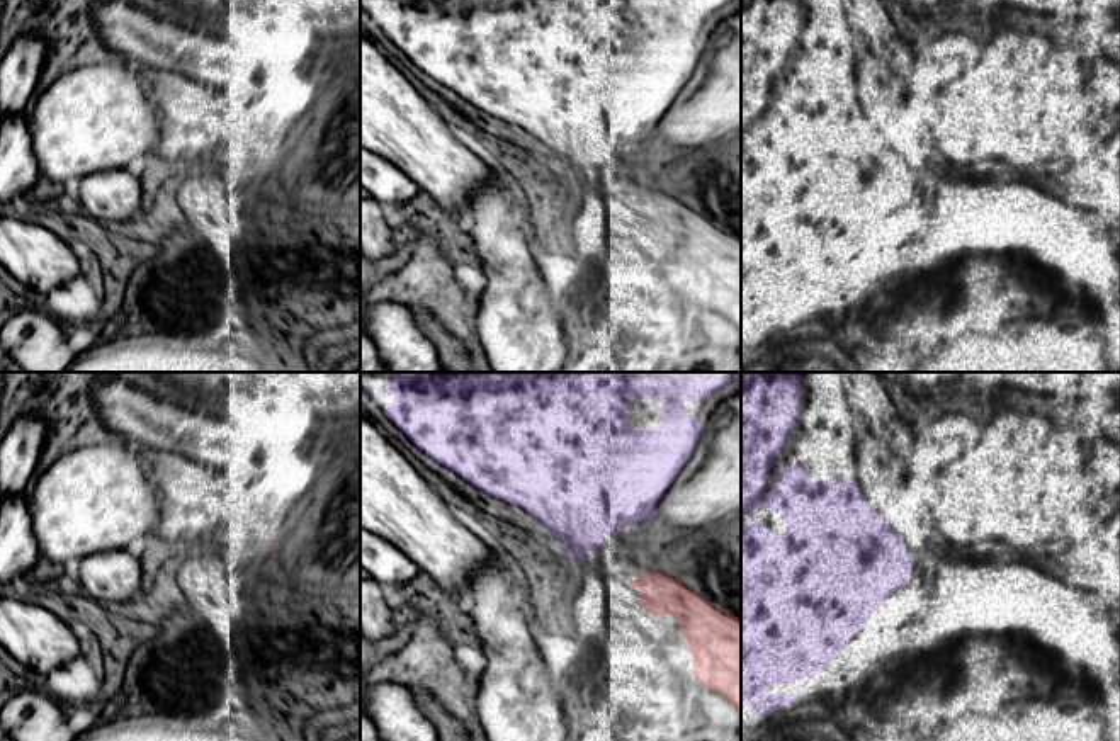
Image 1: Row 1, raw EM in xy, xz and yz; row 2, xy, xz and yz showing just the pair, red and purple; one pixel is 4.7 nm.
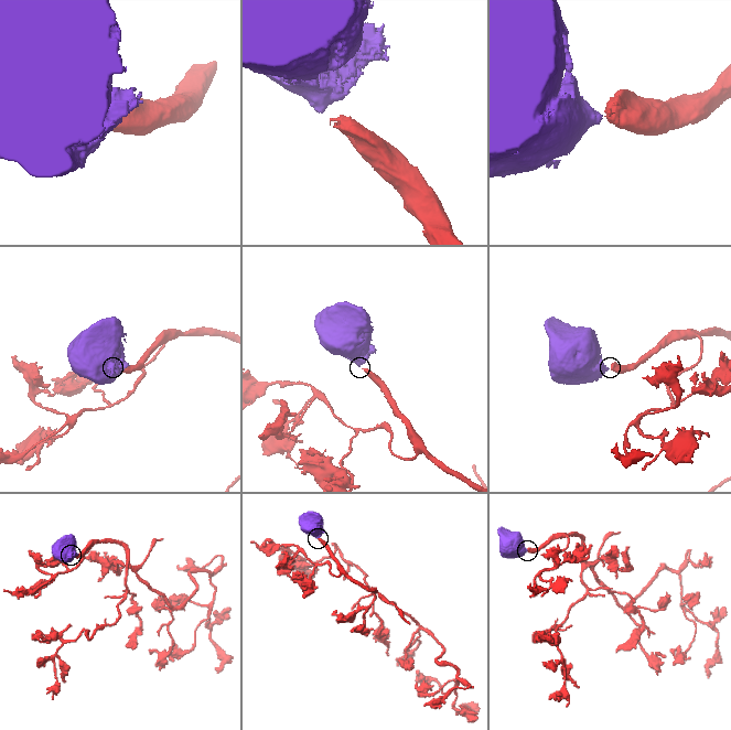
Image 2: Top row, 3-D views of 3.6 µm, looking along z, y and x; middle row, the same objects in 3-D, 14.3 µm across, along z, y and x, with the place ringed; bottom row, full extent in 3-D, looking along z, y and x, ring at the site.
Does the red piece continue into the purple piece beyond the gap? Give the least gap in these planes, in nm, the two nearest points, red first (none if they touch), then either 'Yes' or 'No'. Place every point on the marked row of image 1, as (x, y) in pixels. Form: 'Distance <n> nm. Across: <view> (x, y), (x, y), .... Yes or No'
Distance 180 nm. Across: xz (616, 583), (590, 556). No

